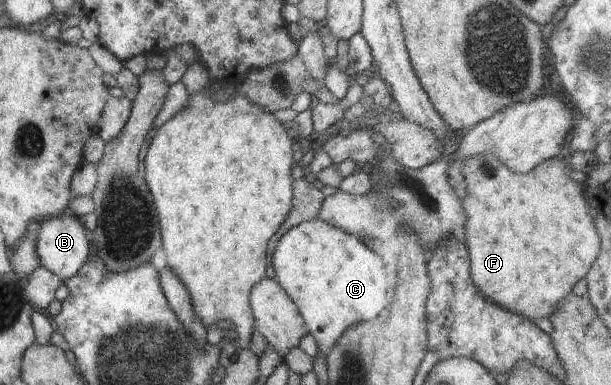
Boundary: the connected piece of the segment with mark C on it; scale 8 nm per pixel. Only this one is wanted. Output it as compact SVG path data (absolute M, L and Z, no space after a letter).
M323 220L303 222L291 228L287 234L283 234L273 254L273 264L276 282L297 306L308 334L313 336L319 348L318 351L325 358L327 358L327 352L331 352L331 348L335 346L335 342L343 336L343 330L347 330L351 324L371 322L379 318L379 314L388 304L386 274L379 256L363 244L361 239Z

